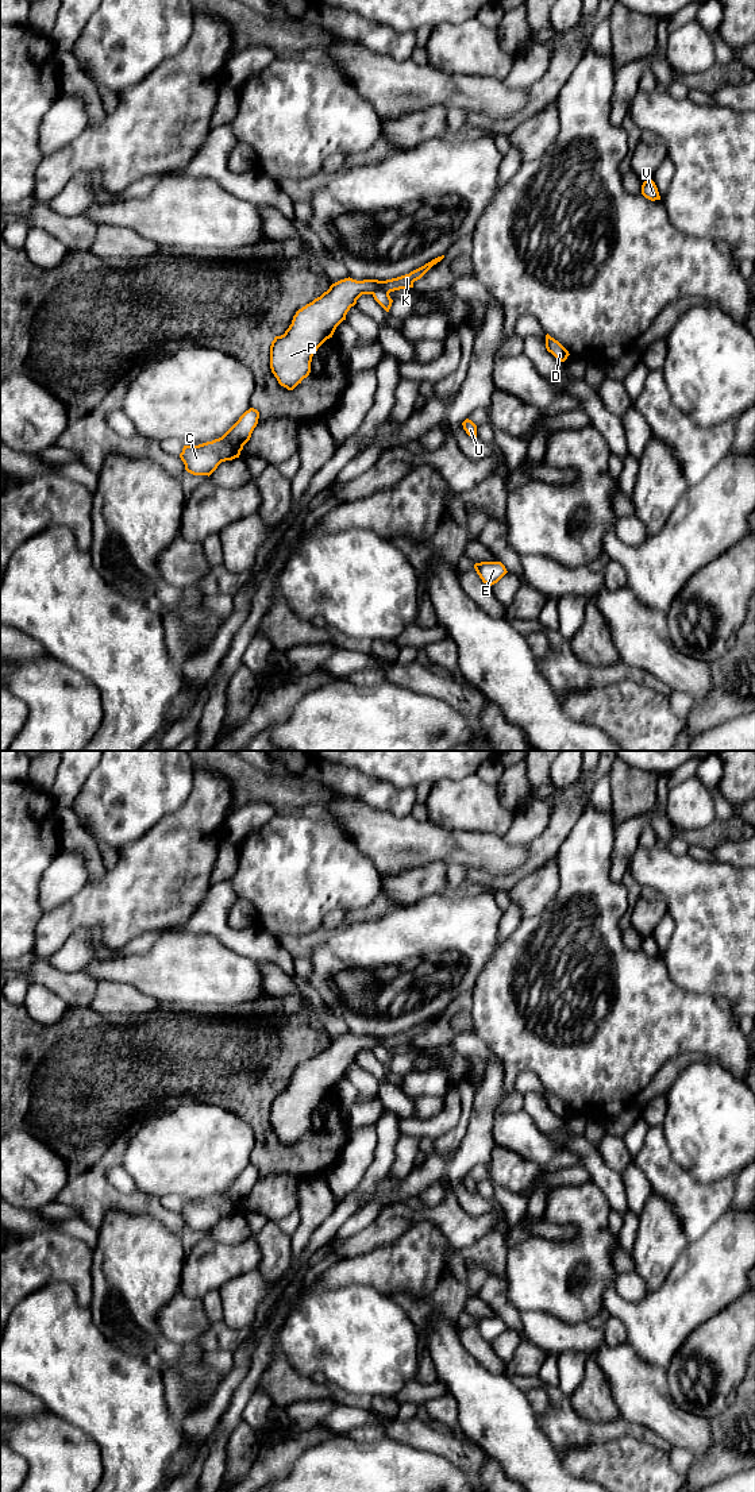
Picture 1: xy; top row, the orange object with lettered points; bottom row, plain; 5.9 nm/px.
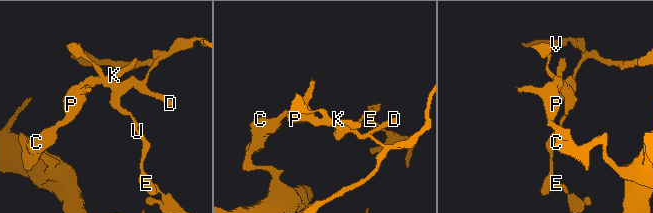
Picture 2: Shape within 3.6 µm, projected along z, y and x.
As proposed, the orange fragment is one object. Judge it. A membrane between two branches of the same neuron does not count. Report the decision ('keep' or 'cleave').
cleave

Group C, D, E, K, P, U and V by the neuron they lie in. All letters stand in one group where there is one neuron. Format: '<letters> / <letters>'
C K P / D E U V

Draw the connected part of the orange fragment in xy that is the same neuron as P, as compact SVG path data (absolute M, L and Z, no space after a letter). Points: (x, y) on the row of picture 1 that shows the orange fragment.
M444 255L432 259L409 274L386 279L340 279L320 297L296 312L284 335L276 336L270 346L270 369L278 383L293 390L311 373L311 362L317 348L332 338L336 327L362 294L382 289L386 293L413 288Z

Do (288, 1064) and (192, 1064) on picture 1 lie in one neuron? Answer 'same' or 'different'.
same

